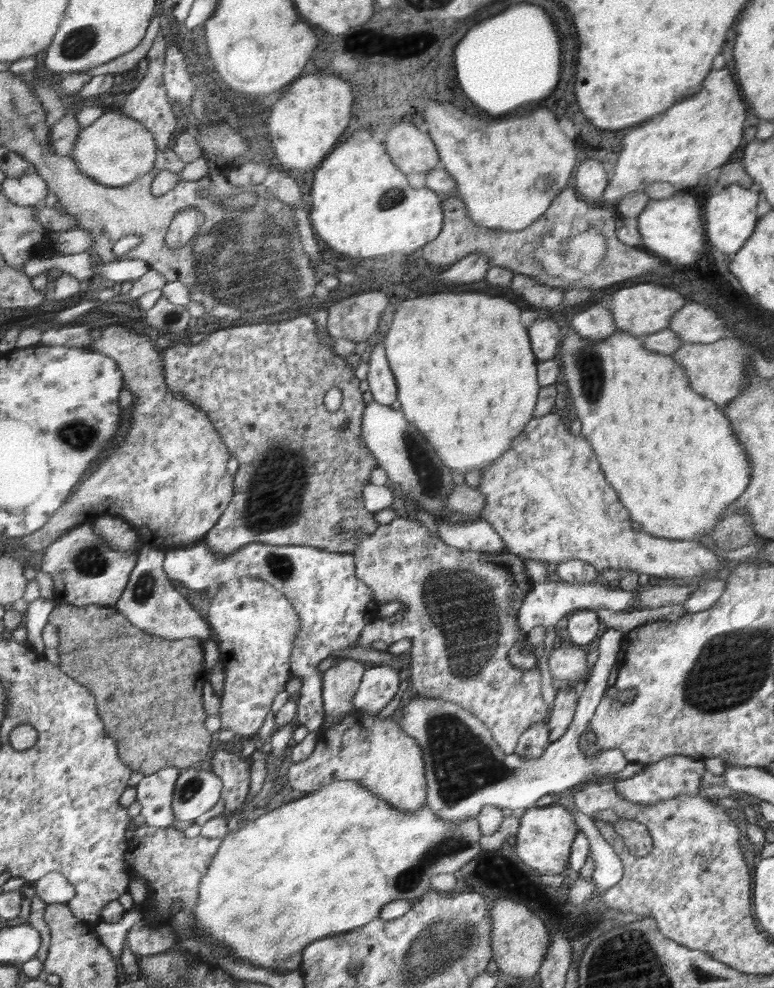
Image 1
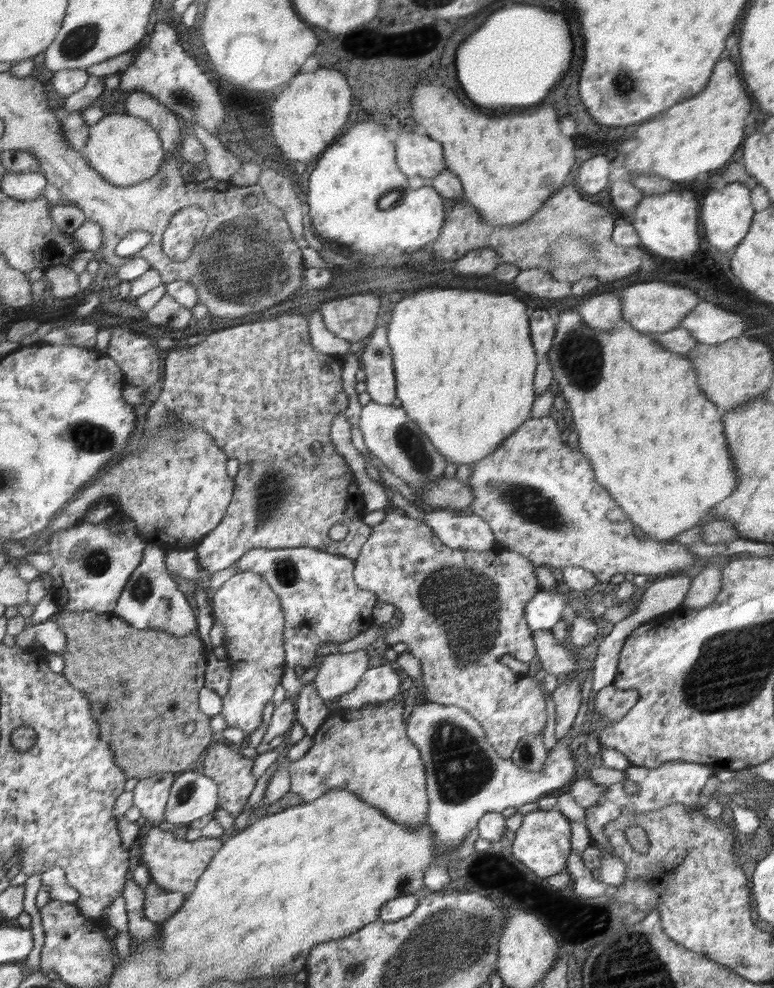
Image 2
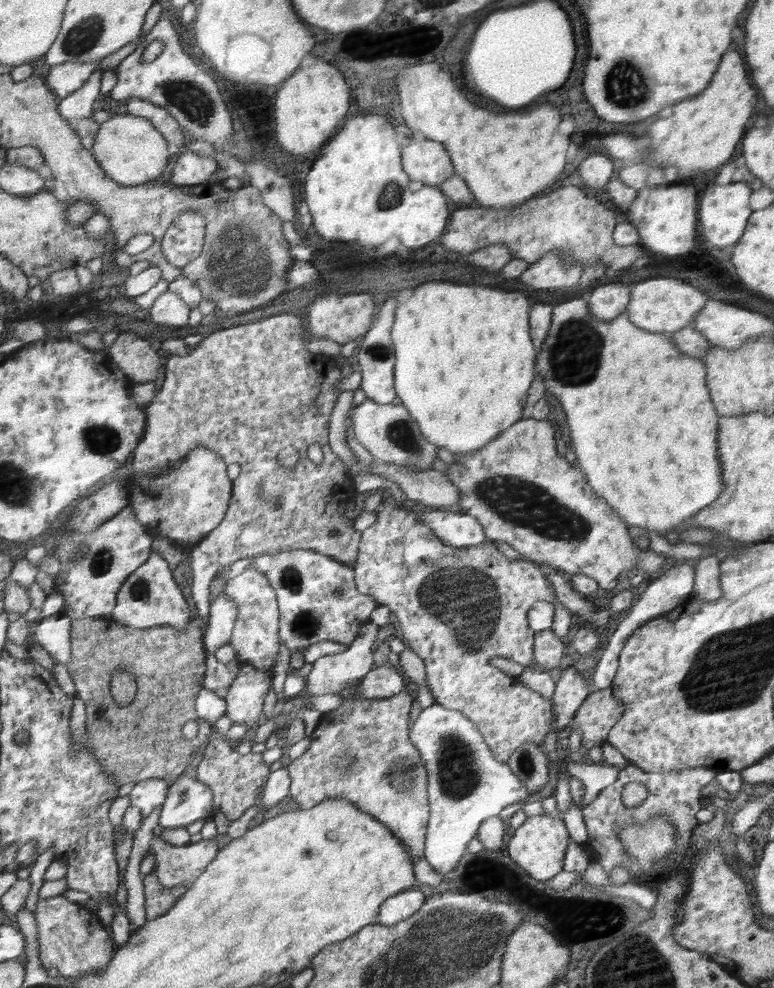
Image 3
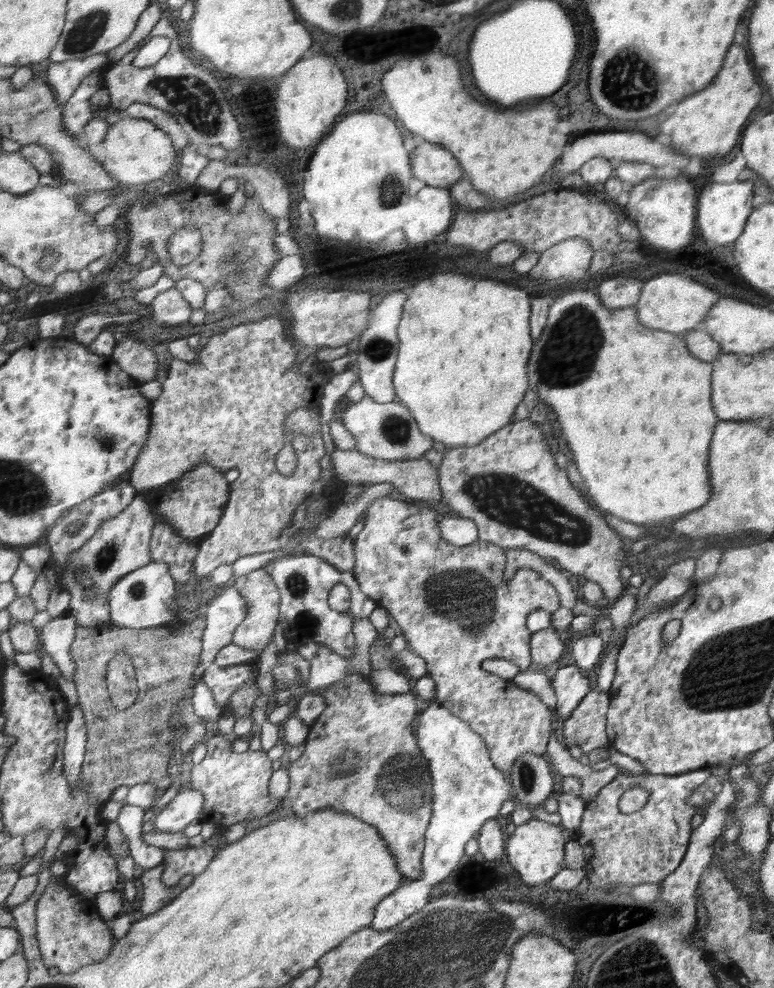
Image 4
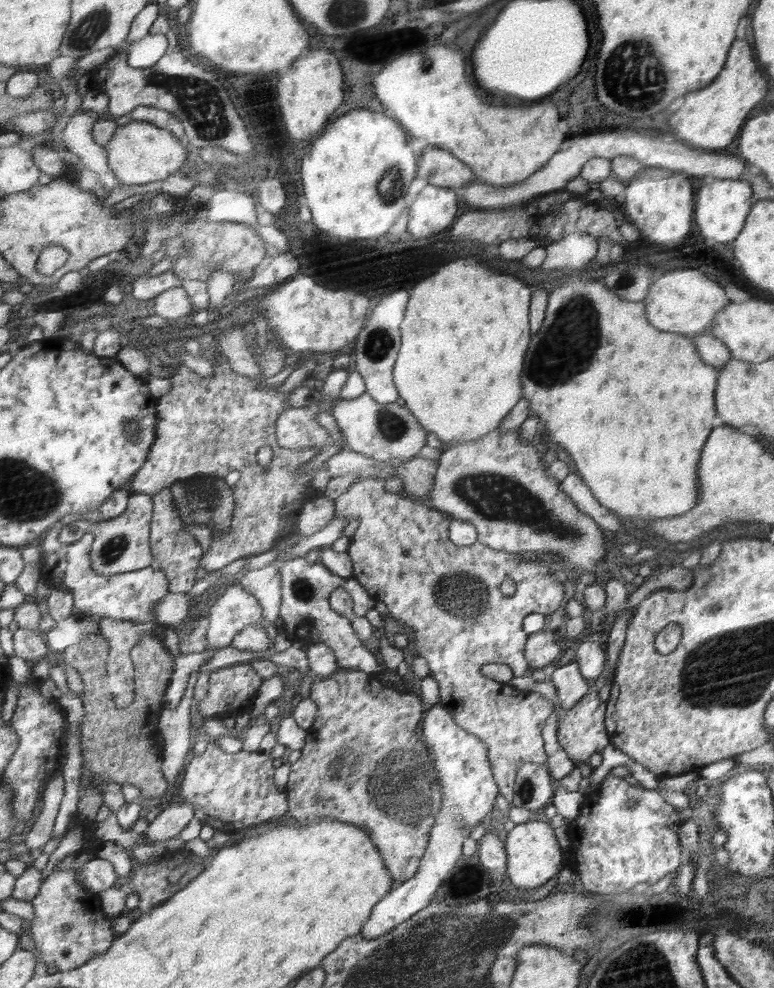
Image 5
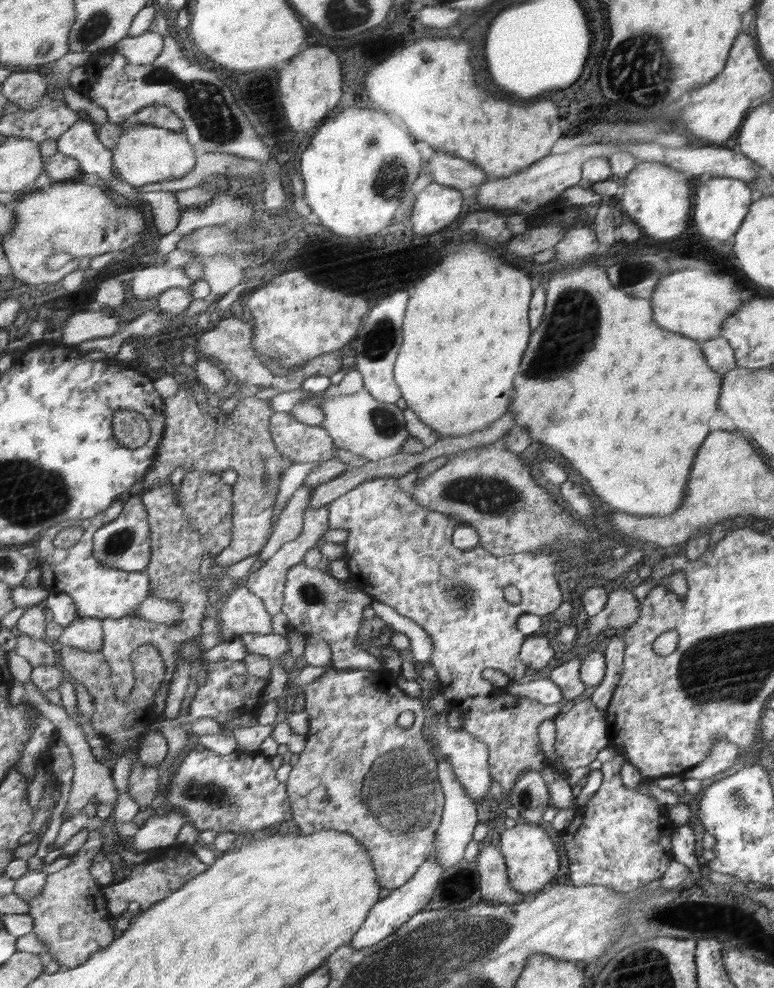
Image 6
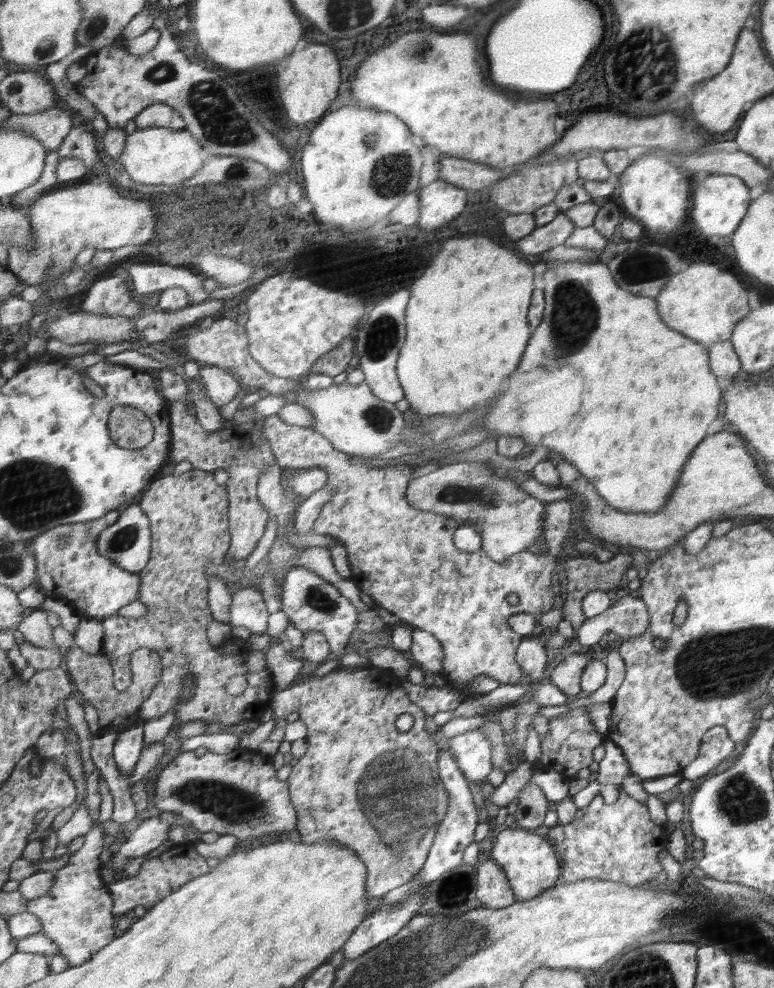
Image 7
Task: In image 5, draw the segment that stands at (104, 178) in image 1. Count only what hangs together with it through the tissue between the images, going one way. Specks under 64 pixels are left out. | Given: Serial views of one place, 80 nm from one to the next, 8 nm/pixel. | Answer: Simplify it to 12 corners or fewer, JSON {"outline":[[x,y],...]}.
{"outline":[[135,121],[104,150],[124,185],[181,172],[187,145]]}

